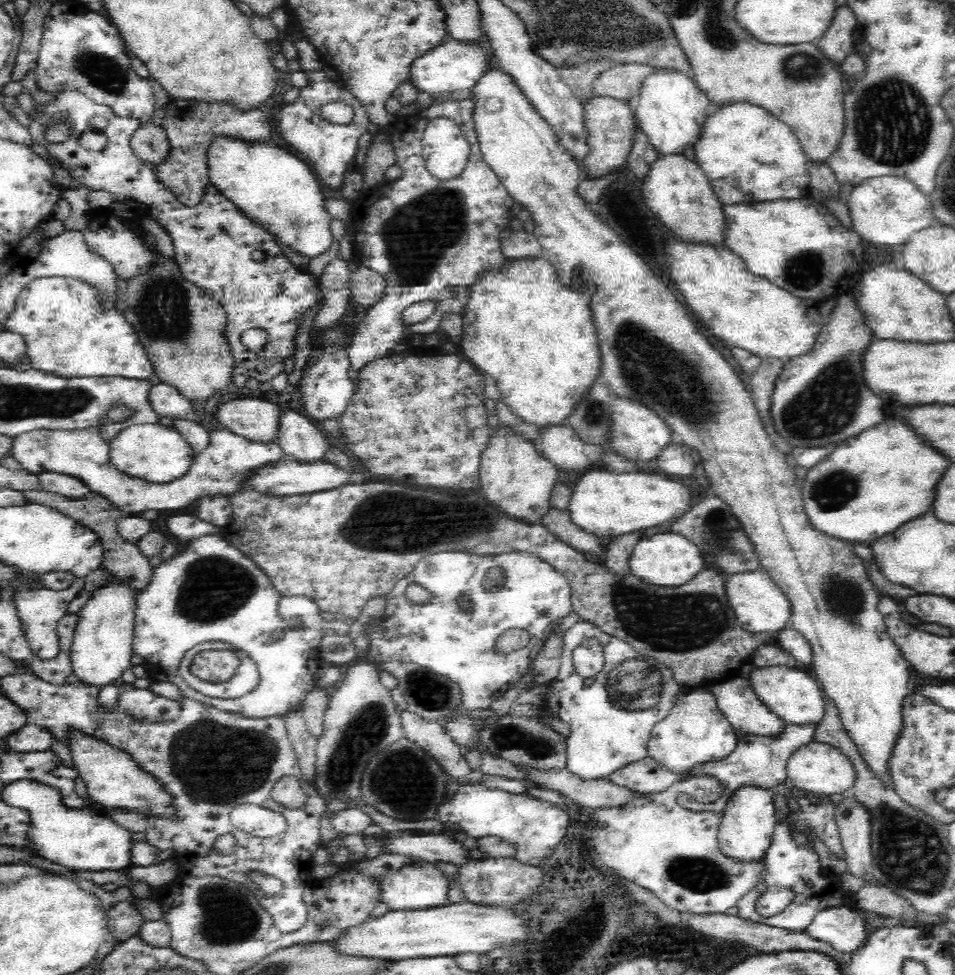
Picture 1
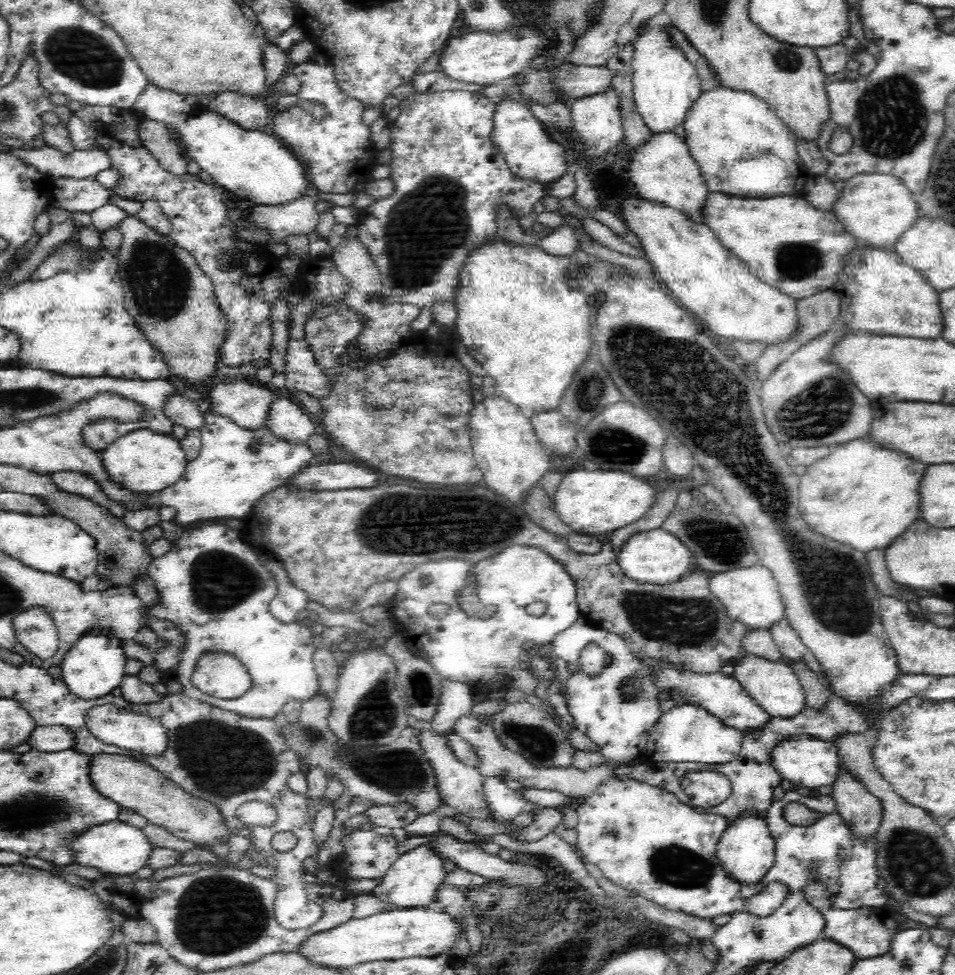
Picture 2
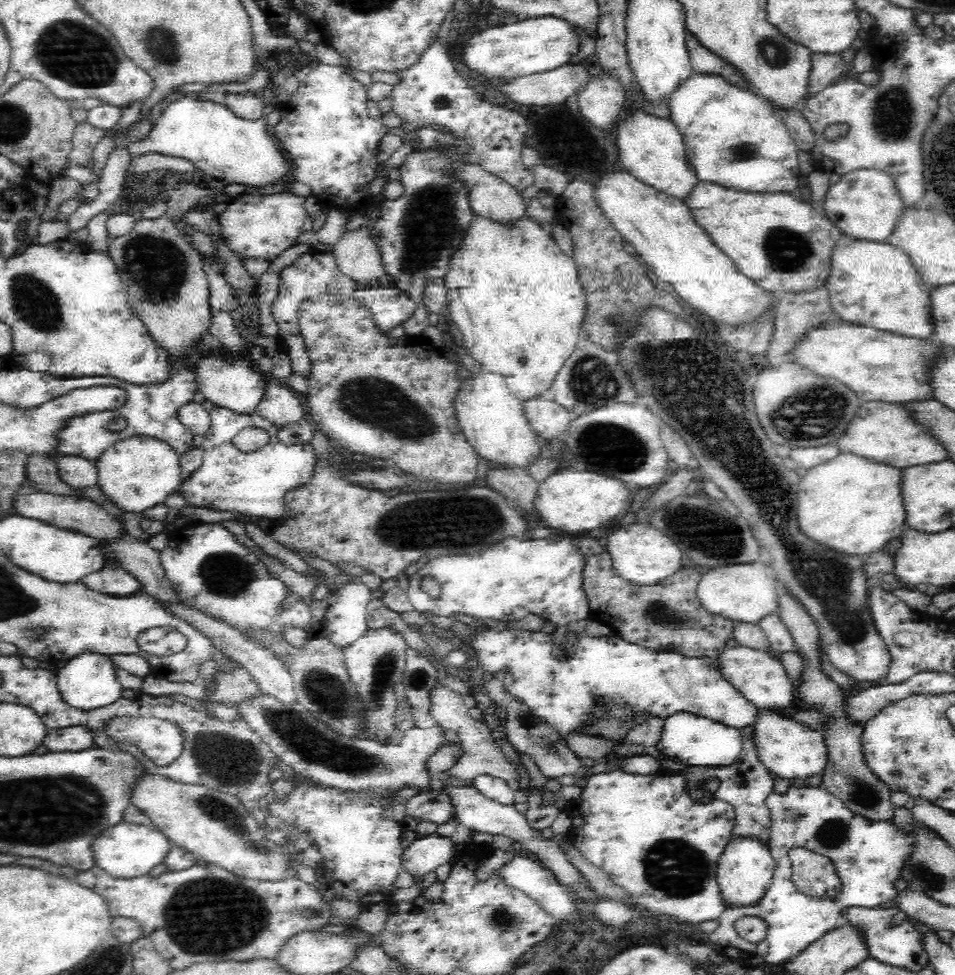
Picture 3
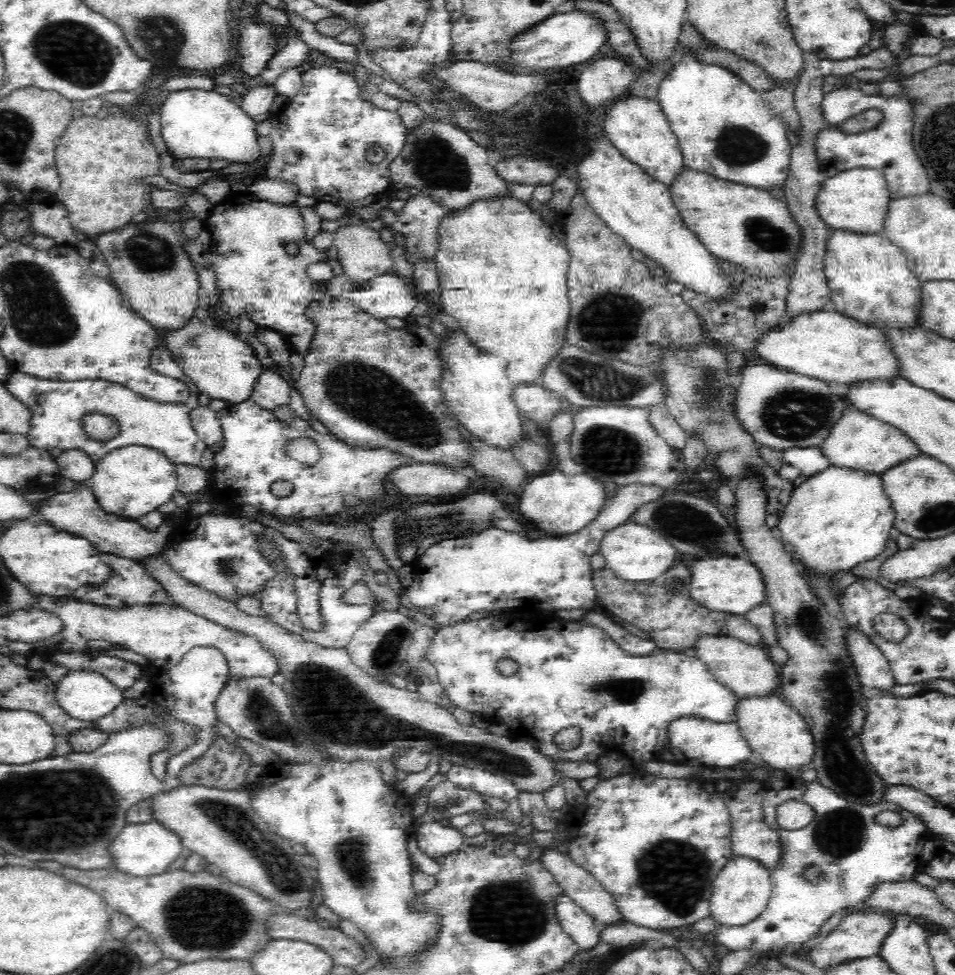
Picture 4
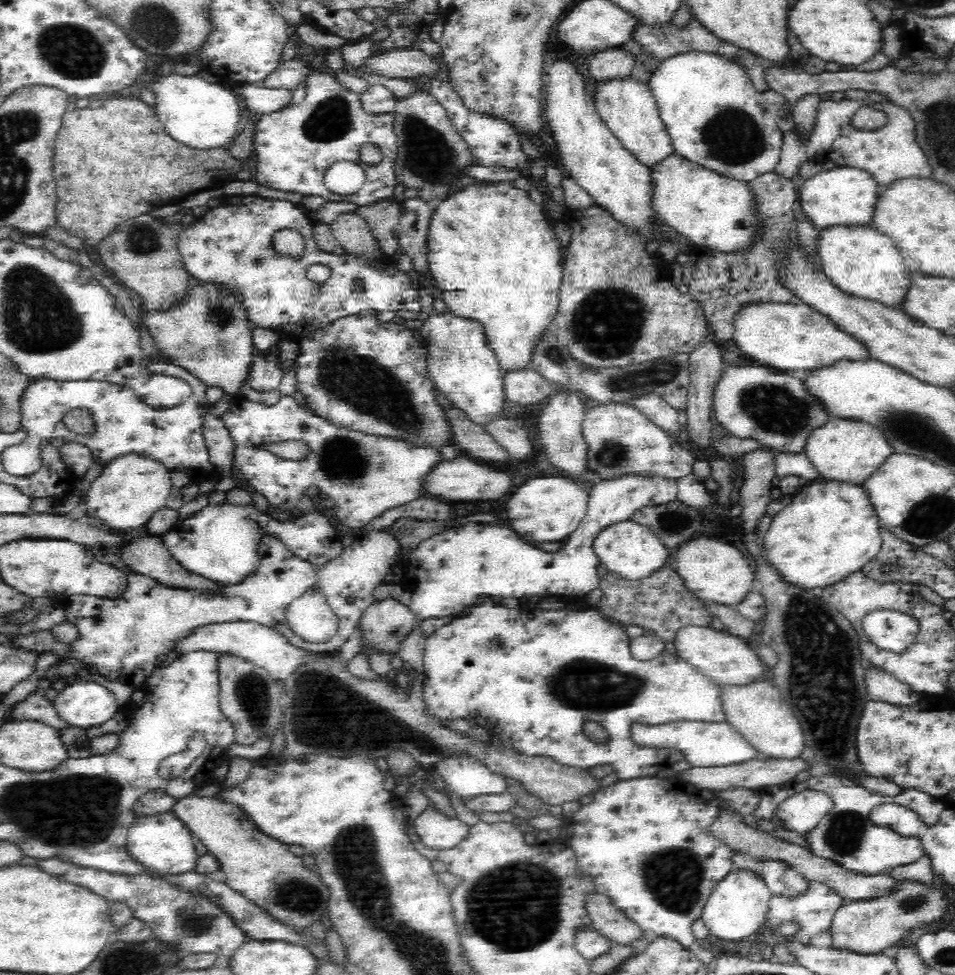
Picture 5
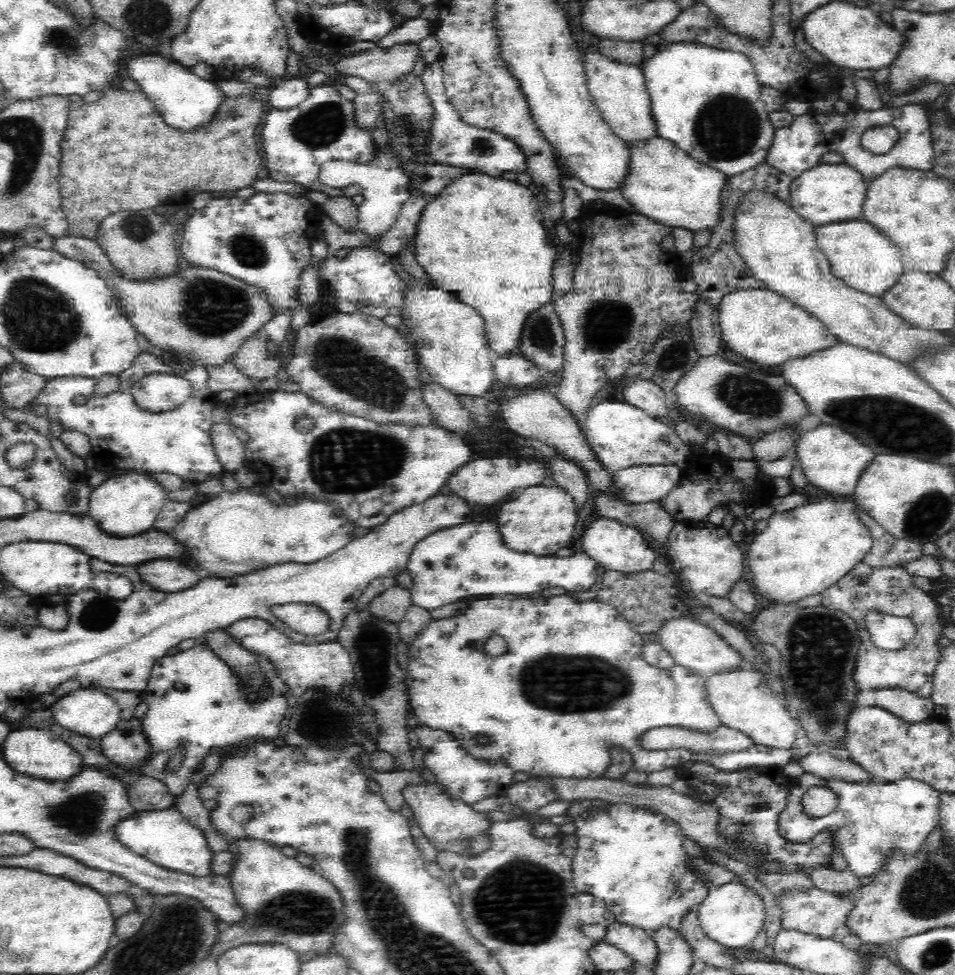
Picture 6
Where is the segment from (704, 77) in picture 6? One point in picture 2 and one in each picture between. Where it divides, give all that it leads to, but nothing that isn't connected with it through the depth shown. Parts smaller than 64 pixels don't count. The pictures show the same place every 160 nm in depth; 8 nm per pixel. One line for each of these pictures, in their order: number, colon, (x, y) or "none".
2: (742, 148)
3: (732, 136)
4: (724, 127)
5: (714, 115)

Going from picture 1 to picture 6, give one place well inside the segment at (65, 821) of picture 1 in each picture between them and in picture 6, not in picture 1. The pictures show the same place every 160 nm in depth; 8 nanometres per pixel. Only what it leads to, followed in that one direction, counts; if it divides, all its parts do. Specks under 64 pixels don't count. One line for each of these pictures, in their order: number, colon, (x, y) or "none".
2: (116, 848)
3: (126, 850)
4: (145, 849)
5: (162, 842)
6: (165, 837)

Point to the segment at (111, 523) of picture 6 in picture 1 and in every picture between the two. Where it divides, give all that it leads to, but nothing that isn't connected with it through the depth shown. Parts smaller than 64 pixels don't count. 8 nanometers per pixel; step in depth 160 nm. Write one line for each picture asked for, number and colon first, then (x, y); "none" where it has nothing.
1: (158, 454)
2: (142, 462)
3: (138, 473)
4: (129, 482)
5: (130, 490)

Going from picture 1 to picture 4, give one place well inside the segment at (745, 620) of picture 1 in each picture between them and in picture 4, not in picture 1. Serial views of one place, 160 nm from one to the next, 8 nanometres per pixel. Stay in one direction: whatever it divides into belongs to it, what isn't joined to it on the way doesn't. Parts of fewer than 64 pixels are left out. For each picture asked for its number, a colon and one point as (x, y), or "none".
2: (750, 596)
3: (746, 592)
4: (725, 584)

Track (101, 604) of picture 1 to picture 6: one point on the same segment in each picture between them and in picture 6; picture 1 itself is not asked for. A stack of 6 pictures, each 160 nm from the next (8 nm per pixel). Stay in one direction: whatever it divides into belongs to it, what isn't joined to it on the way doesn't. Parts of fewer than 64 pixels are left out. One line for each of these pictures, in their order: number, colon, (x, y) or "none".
2: (95, 666)
3: (88, 682)
4: (86, 696)
5: (84, 704)
6: (90, 713)

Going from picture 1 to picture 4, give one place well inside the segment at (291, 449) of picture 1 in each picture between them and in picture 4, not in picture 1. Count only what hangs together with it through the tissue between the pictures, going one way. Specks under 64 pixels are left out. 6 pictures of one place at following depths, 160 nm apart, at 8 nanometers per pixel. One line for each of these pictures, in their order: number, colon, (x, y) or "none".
2: (284, 418)
3: (279, 404)
4: (271, 389)

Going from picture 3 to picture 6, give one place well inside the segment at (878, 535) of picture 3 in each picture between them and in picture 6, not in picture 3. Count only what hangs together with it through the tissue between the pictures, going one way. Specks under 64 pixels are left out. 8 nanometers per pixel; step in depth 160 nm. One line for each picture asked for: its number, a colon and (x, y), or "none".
4: (834, 521)
5: (829, 530)
6: (802, 552)

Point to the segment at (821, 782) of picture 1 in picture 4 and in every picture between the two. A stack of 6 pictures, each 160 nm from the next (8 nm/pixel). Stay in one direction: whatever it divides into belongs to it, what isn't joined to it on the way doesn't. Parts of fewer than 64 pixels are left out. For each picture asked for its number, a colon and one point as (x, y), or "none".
2: (804, 760)
3: (787, 748)
4: (772, 728)

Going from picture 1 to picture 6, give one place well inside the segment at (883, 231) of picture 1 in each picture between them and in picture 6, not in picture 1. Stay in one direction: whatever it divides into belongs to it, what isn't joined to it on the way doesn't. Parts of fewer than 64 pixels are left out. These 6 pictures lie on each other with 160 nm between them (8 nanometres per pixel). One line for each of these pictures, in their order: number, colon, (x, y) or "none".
2: (875, 208)
3: (864, 204)
4: (856, 200)
5: (844, 196)
6: (827, 193)

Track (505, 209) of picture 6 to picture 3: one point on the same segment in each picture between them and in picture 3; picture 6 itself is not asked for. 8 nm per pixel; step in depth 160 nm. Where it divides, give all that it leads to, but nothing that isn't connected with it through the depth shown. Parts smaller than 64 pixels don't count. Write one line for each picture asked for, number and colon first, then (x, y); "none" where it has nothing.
3: (514, 295)
4: (502, 272)
5: (494, 257)

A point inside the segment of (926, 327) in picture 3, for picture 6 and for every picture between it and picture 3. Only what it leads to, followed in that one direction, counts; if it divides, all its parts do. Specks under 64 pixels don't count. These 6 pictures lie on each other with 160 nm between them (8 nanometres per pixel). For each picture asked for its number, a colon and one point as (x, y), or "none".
4: (867, 275)
5: (860, 260)
6: (867, 261)

